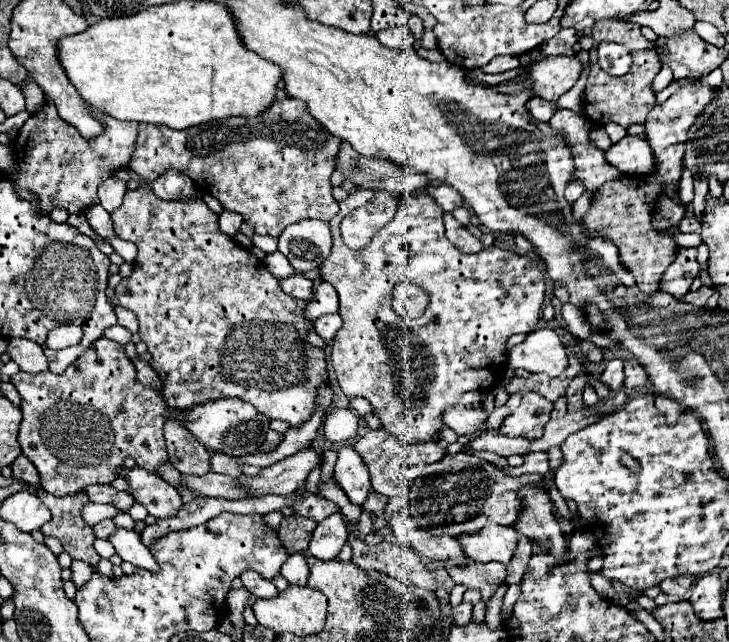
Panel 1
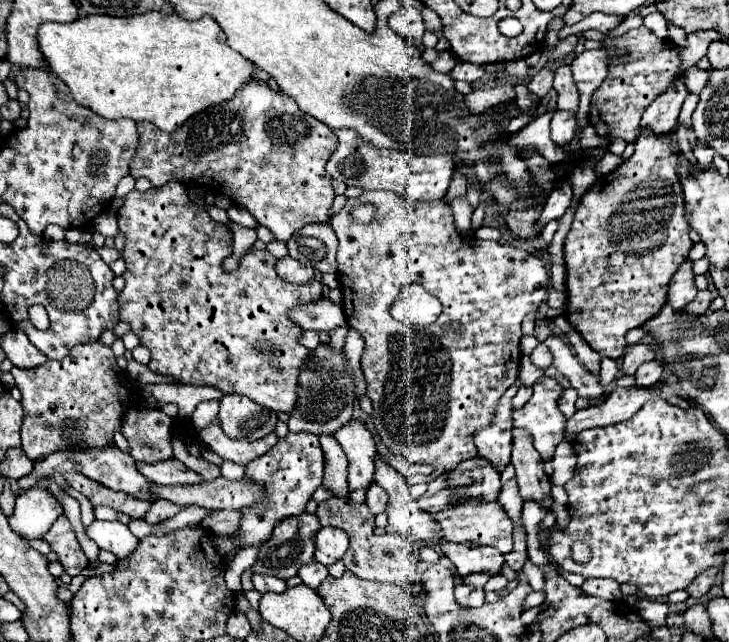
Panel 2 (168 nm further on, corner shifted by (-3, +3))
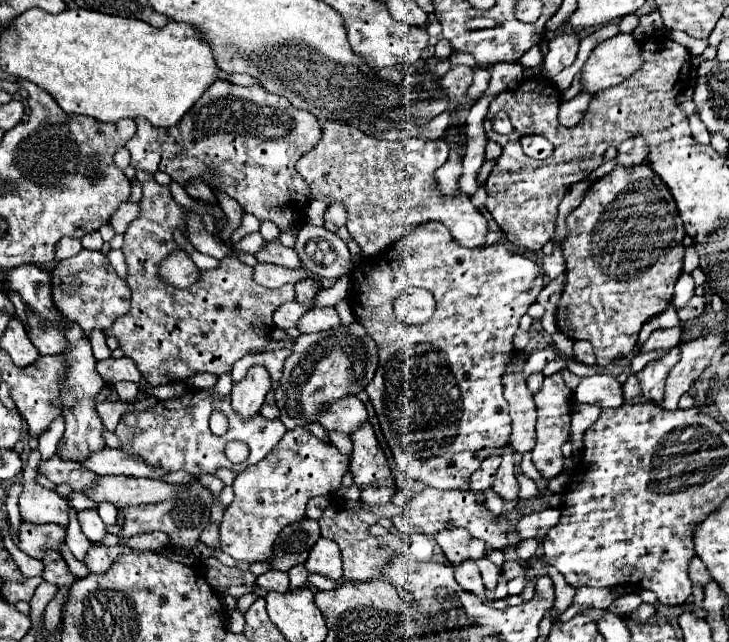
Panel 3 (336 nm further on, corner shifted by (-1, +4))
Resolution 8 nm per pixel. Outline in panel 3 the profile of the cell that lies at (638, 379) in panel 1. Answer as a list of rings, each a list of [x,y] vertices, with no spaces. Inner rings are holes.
[[[674,347],[666,357],[662,357],[660,361],[648,363],[640,373],[636,373],[636,377],[640,381],[640,387],[642,387],[642,393],[648,401],[654,401],[656,405],[662,405],[666,377],[678,361],[680,361],[680,351],[678,351],[678,347]]]

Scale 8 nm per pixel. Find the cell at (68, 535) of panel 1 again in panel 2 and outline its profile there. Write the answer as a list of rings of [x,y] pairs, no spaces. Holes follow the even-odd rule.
[[[62,514],[54,524],[52,528],[44,534],[44,540],[52,546],[52,550],[58,554],[58,560],[60,564],[64,566],[64,570],[70,574],[70,576],[76,576],[80,574],[90,562],[86,558],[86,554],[82,552],[78,540],[76,540],[76,534],[66,518],[66,514]]]

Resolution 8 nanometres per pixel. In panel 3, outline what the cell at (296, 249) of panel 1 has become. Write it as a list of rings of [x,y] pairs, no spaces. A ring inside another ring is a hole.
[[[304,225],[298,233],[294,251],[298,253],[302,267],[318,279],[338,279],[354,267],[346,243],[324,227]]]

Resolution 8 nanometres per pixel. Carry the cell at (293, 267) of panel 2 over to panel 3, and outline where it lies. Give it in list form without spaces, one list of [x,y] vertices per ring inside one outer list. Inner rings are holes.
[[[278,239],[266,241],[264,247],[256,253],[256,259],[260,263],[272,263],[272,265],[282,265],[282,267],[290,267],[290,269],[300,267],[300,259],[294,253],[294,249],[284,247]]]

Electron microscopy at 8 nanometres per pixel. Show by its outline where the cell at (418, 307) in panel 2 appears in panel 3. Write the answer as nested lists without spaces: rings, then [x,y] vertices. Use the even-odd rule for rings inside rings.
[[[412,287],[412,289],[408,289],[406,295],[398,297],[394,309],[396,309],[396,315],[404,323],[418,325],[418,323],[426,323],[432,317],[432,313],[436,309],[436,301],[430,291]]]

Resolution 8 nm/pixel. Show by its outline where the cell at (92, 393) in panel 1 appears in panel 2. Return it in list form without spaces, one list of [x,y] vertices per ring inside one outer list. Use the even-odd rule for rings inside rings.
[[[100,340],[74,346],[62,362],[48,360],[30,370],[14,366],[10,372],[22,392],[22,450],[30,460],[56,450],[100,450],[124,424],[128,404],[136,404],[112,348]]]

